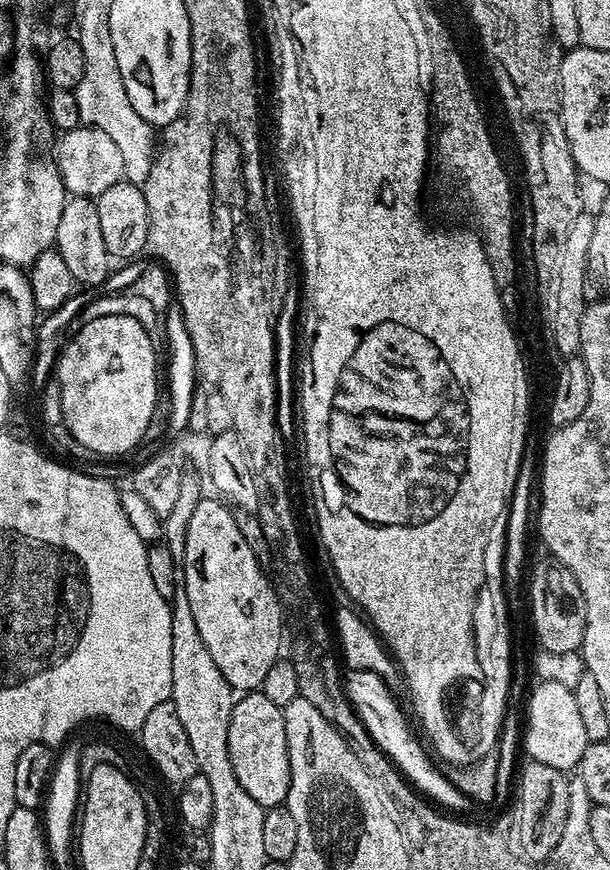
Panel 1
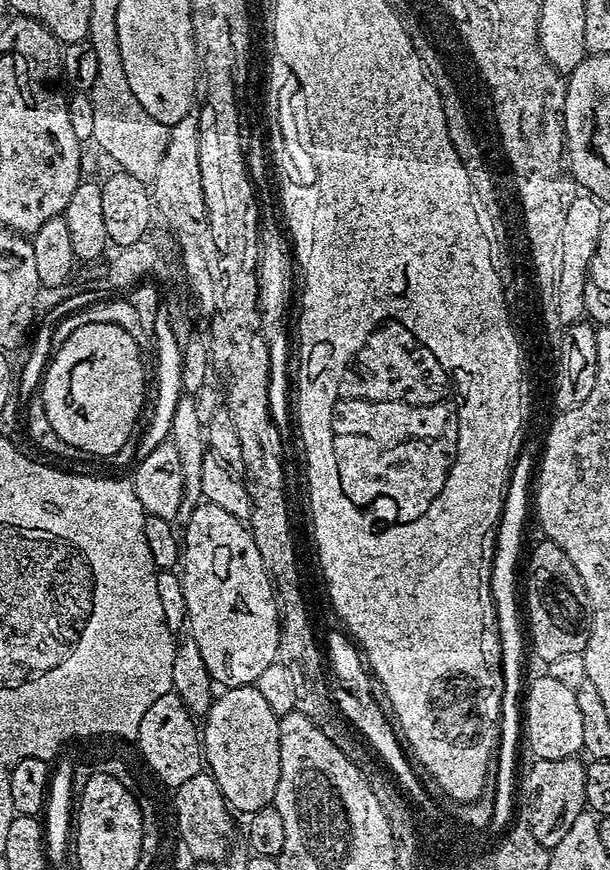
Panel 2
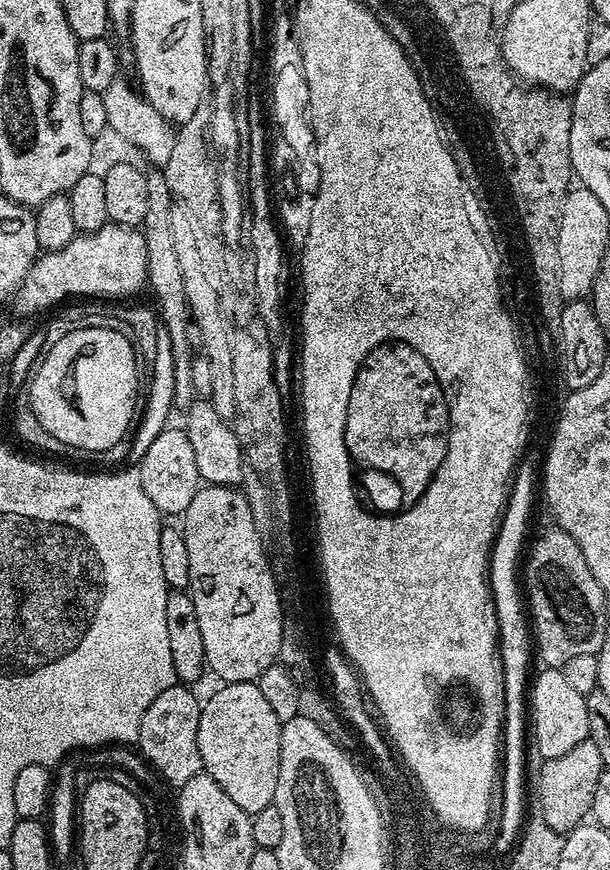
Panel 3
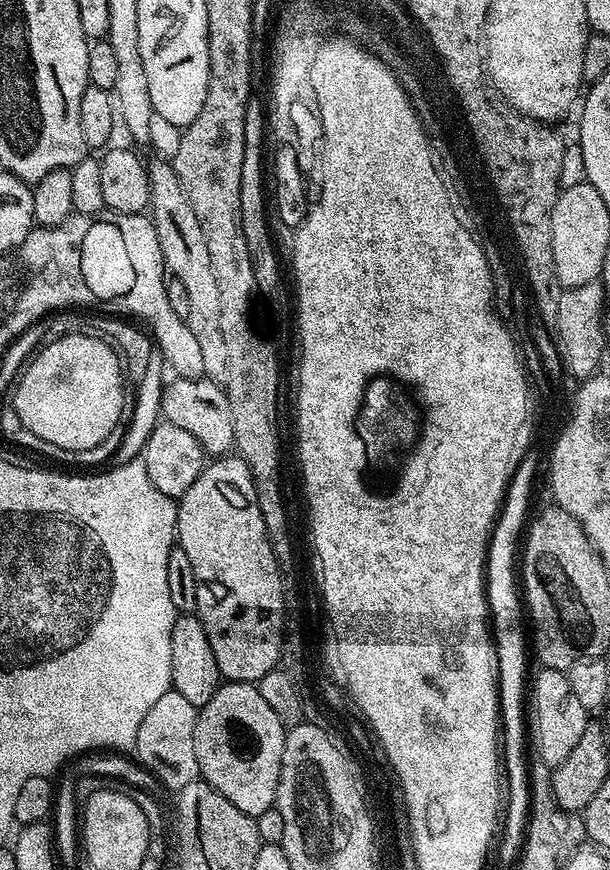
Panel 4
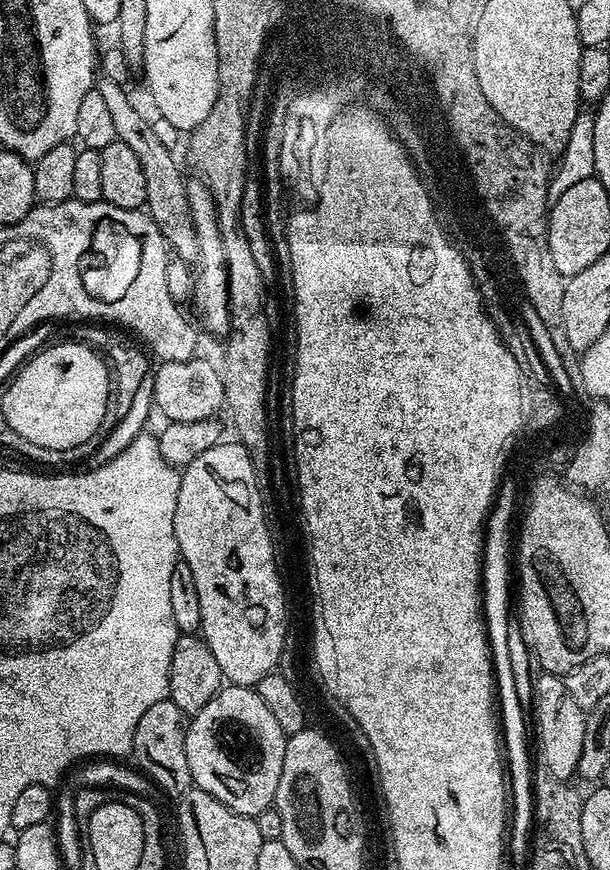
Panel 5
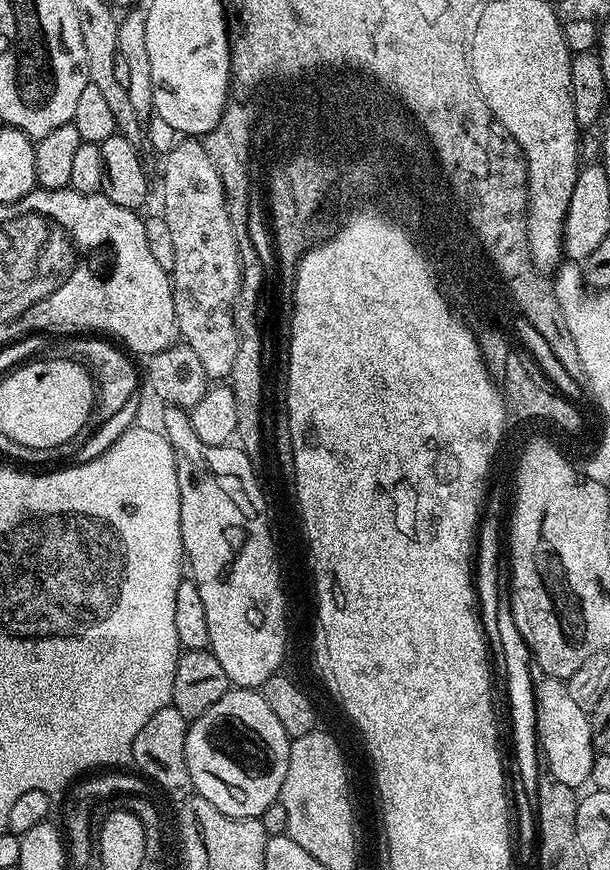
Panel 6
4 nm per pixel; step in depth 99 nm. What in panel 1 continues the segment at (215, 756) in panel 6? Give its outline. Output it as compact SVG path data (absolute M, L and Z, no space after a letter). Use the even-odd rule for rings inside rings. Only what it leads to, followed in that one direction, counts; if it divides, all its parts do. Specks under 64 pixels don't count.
M253 690L241 695L235 701L233 712L230 714L228 748L229 760L233 764L238 782L242 784L242 789L265 810L281 807L287 801L290 790L290 758L286 746L284 710L274 706L274 702L270 702L270 698L266 698L263 691Z

